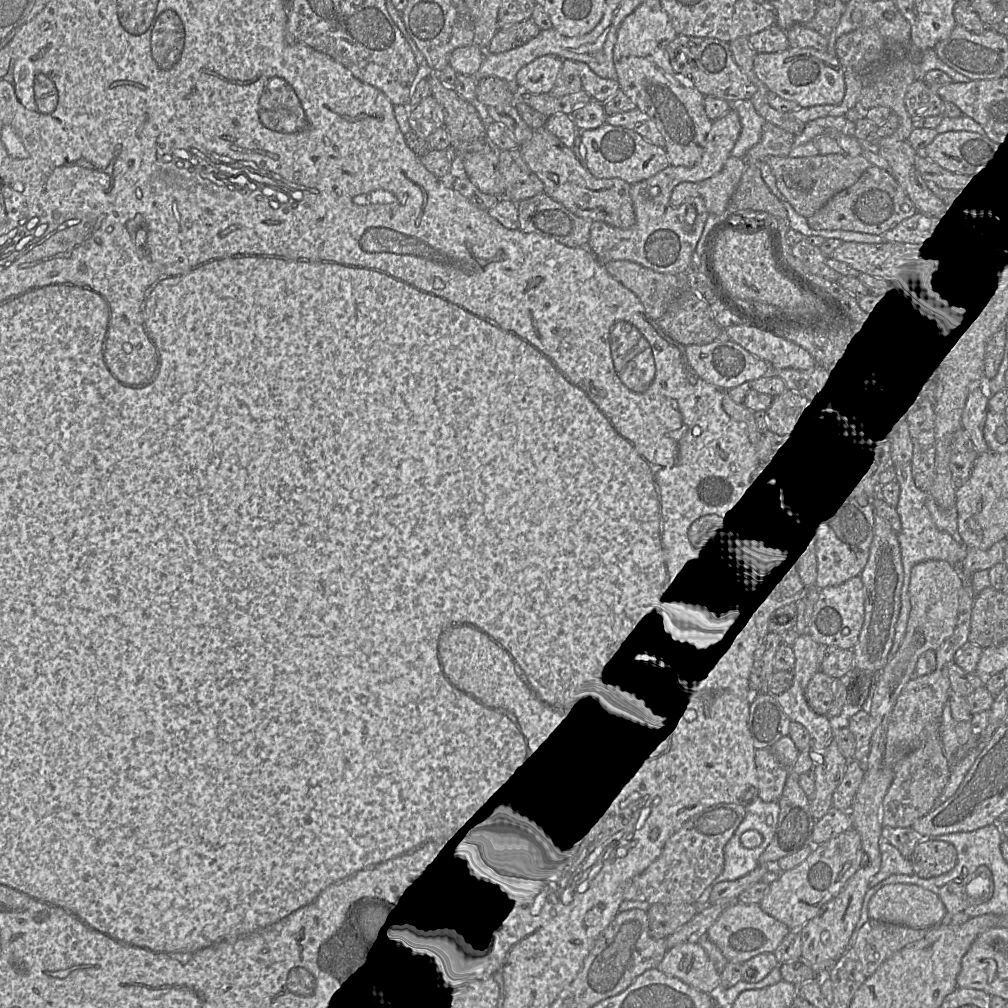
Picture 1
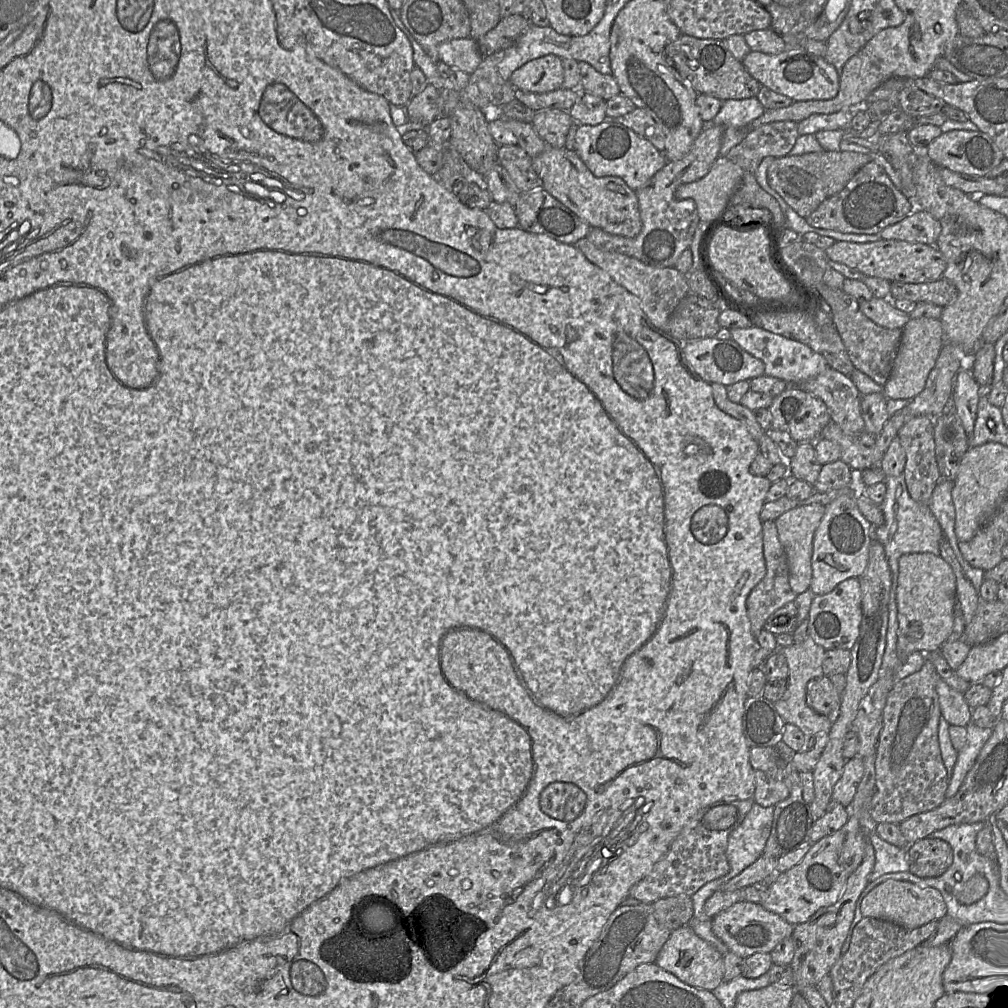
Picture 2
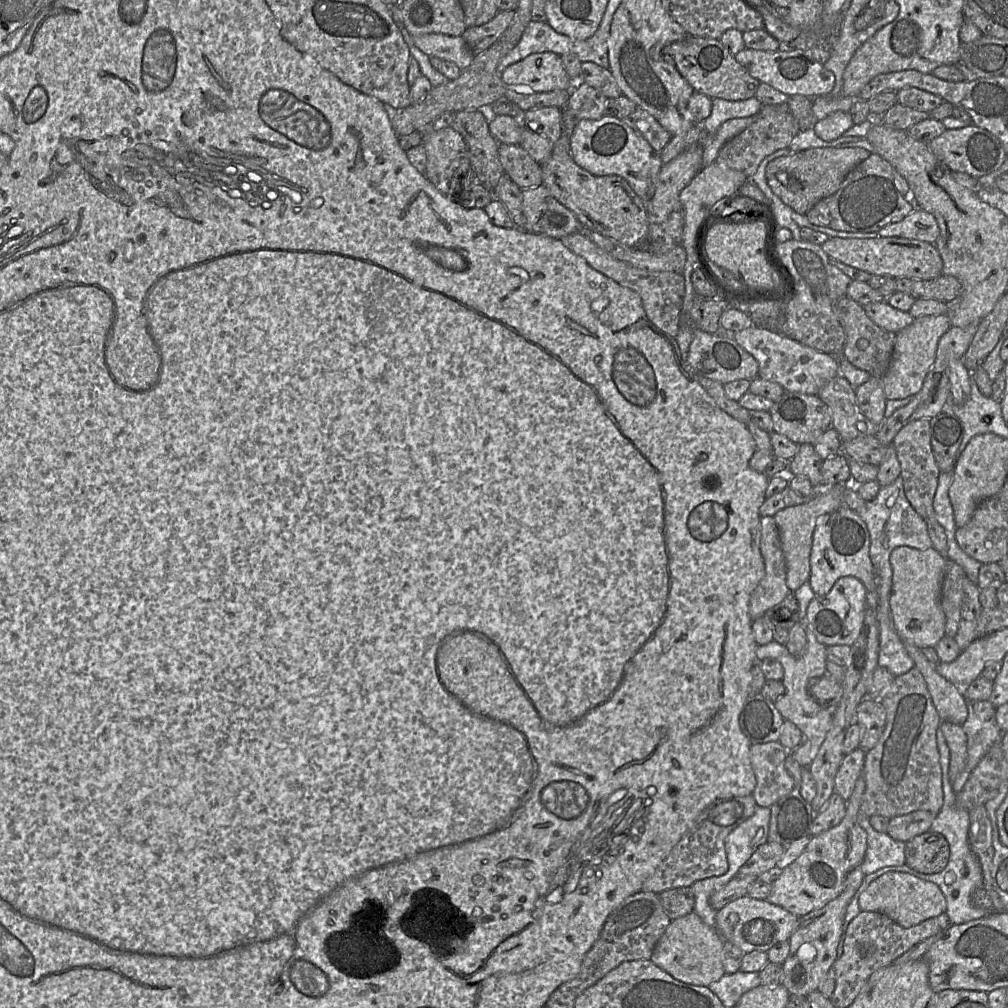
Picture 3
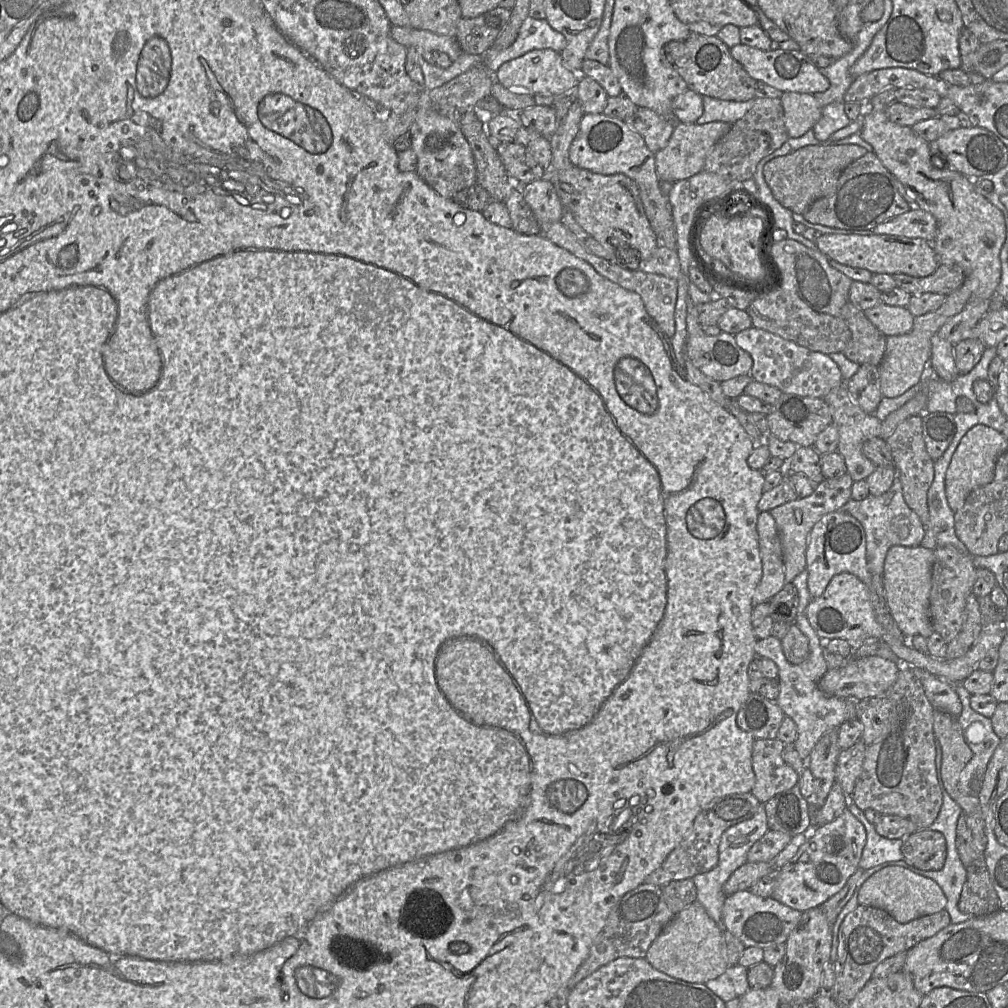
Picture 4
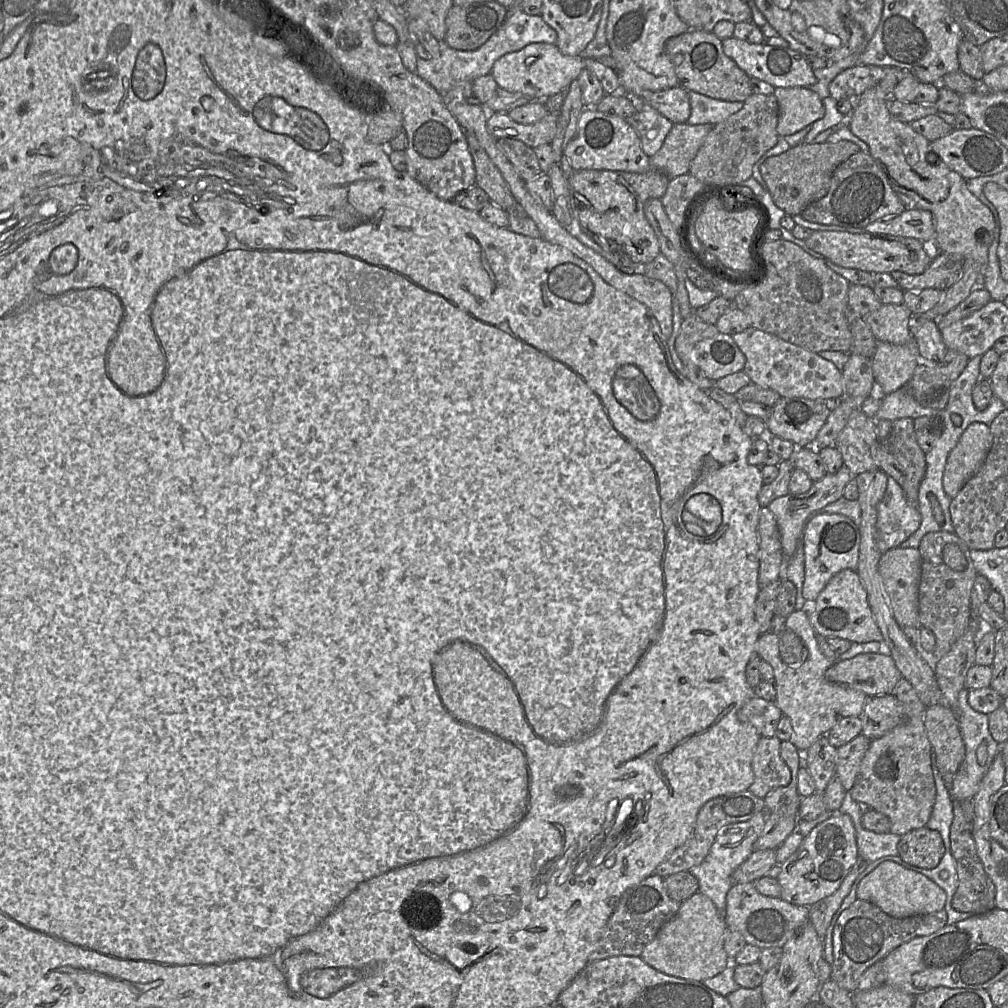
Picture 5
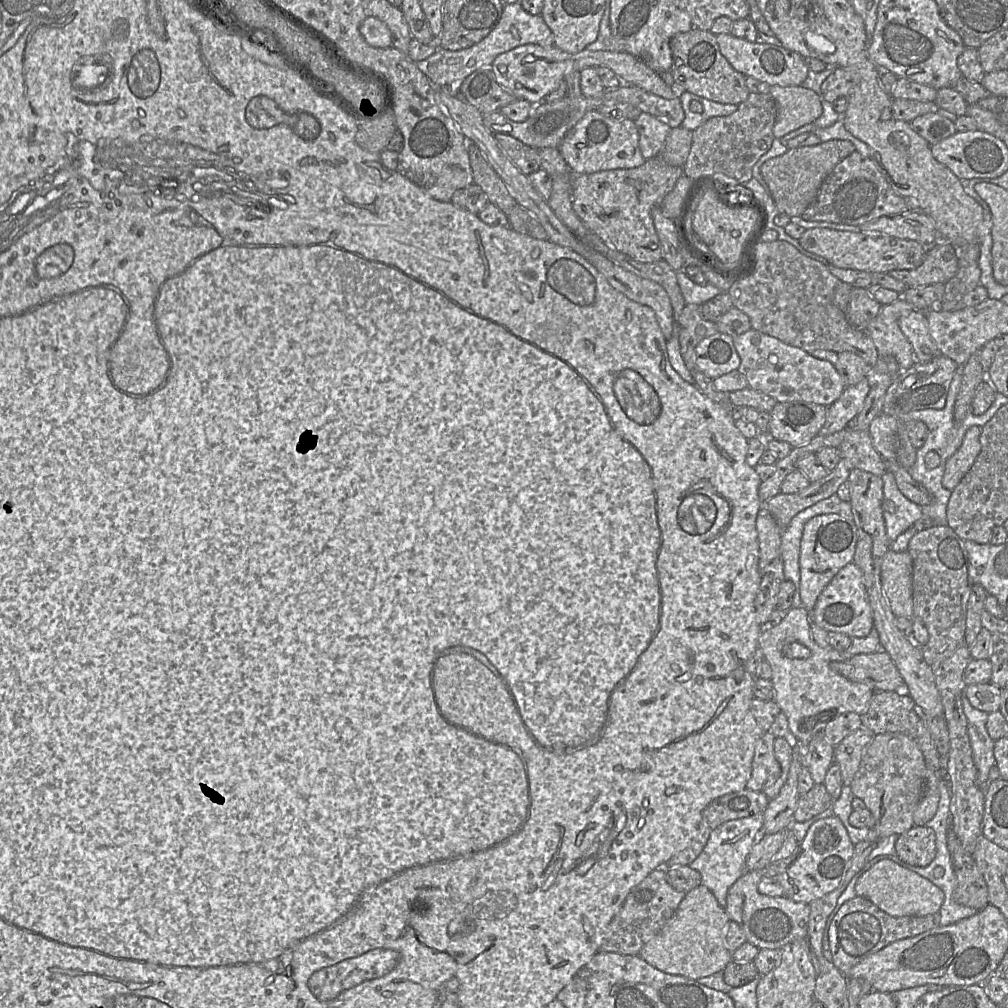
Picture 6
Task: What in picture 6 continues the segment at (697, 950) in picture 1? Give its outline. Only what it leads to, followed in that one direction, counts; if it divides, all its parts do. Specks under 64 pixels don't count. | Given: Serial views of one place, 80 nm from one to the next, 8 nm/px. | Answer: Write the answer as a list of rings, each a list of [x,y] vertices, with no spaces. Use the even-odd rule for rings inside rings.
[[[704,885],[687,892],[672,917],[641,949],[639,956],[658,970],[698,980],[722,972],[732,961],[726,943],[730,919],[713,893]]]

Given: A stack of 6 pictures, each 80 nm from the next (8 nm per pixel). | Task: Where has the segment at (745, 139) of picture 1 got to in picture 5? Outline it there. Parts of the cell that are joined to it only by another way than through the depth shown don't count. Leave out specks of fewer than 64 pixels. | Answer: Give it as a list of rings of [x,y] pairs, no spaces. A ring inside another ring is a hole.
[[[688,90],[691,114],[687,120],[690,125],[717,124],[738,112],[743,102],[729,102]]]

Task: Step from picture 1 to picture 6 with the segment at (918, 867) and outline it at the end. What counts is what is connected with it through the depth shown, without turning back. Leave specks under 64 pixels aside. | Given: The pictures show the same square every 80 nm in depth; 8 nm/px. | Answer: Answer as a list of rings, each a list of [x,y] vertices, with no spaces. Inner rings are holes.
[[[913,826],[898,836],[895,854],[910,865],[928,866],[937,854],[935,831],[927,826]]]

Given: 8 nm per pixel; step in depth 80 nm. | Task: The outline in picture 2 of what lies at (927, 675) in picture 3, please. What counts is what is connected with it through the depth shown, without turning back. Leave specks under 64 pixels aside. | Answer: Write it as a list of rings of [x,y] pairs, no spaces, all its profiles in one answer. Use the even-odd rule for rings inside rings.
[[[942,678],[935,686],[942,717],[950,724],[966,727],[971,722],[972,708],[964,693],[950,687]]]

